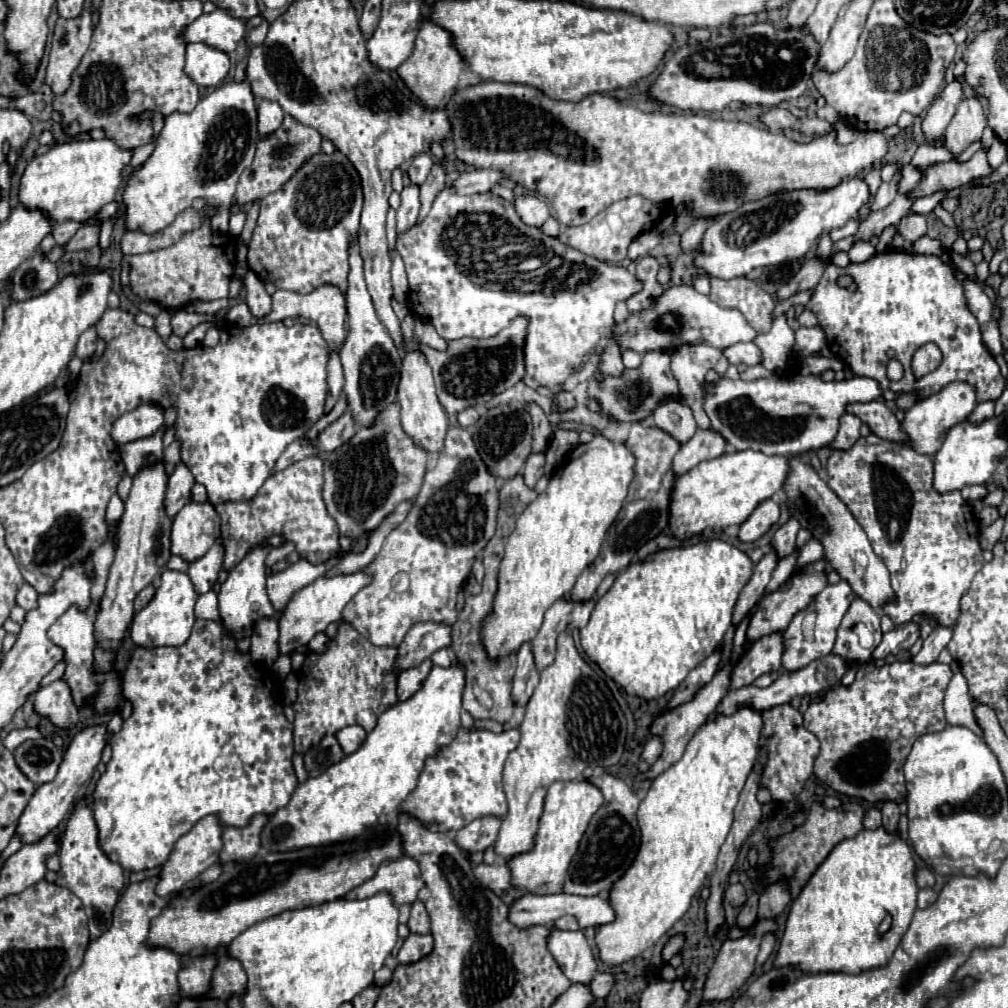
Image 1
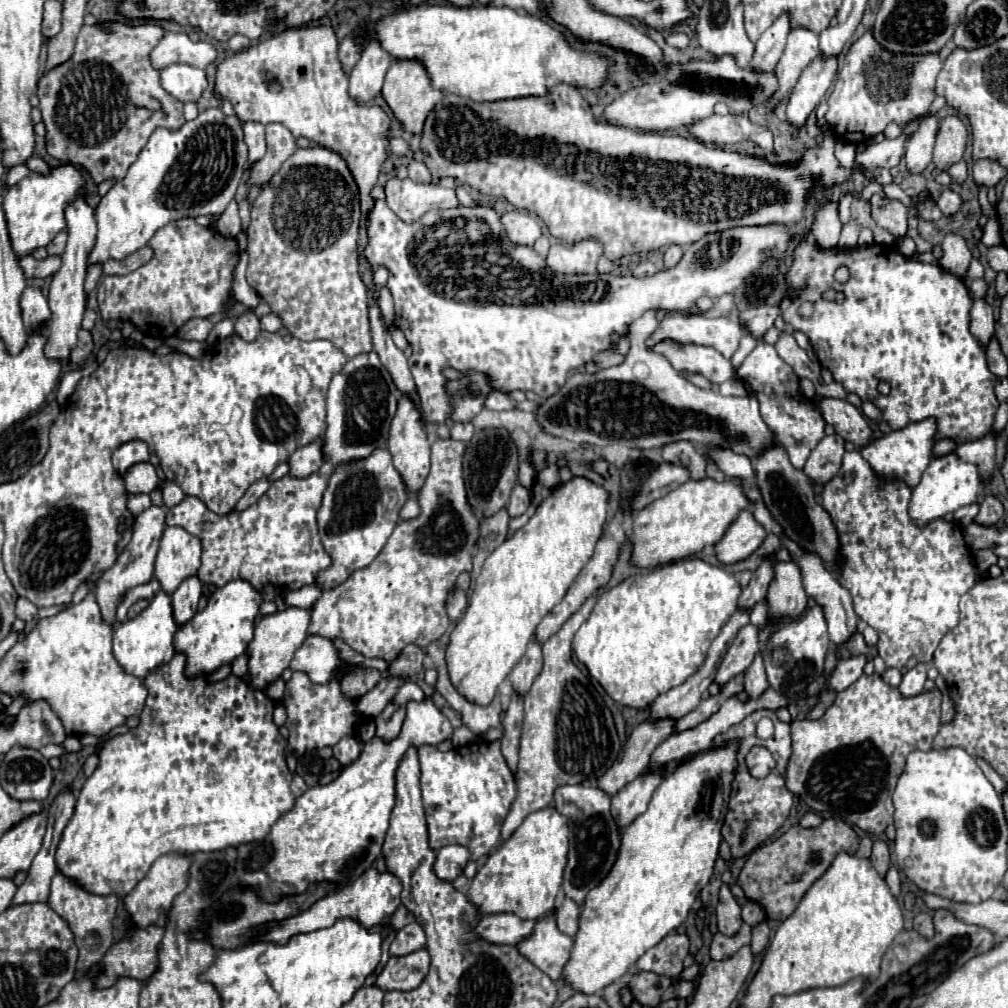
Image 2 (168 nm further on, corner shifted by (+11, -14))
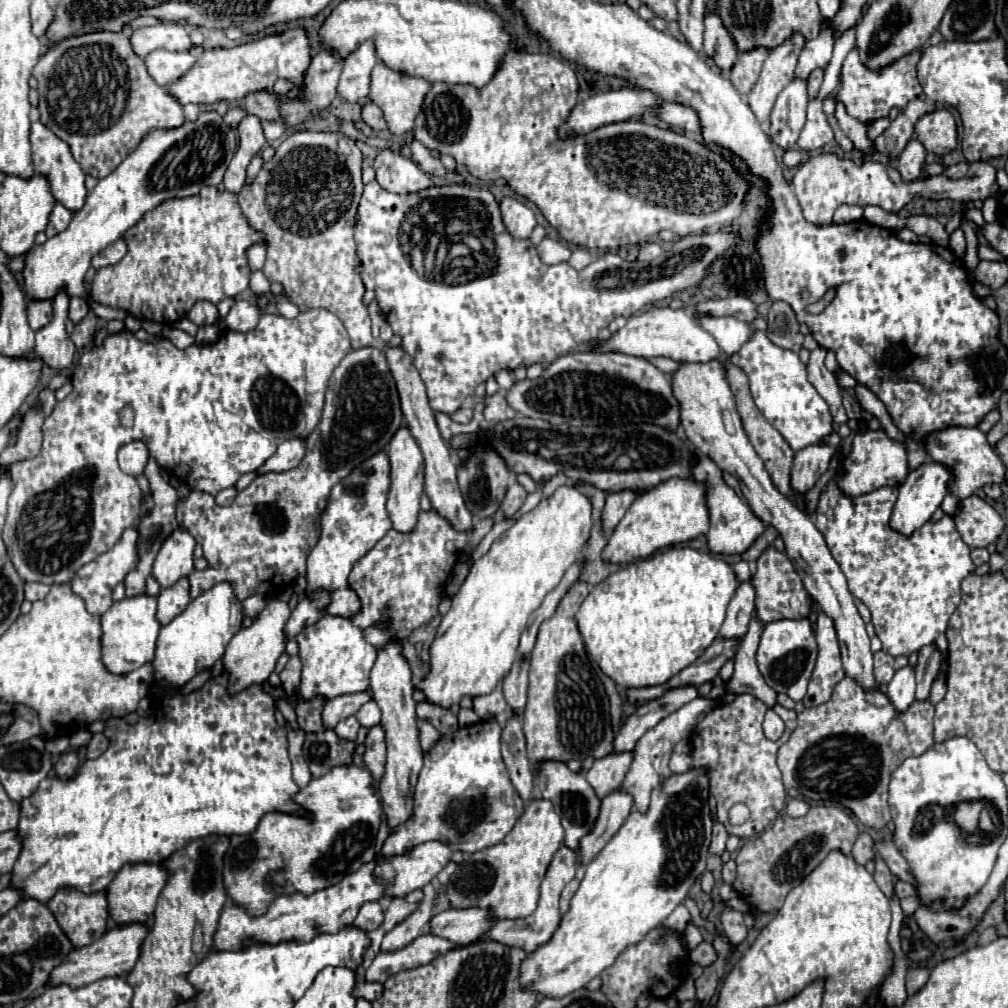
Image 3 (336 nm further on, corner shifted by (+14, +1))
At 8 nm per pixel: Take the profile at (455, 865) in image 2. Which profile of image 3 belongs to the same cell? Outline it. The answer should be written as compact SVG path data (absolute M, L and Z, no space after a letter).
M427 841L405 853L391 857L375 867L377 877L385 881L389 897L405 897L413 889L423 889L451 861L451 847L441 841Z

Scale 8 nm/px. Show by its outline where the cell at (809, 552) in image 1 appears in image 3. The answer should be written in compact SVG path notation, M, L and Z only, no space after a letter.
M775 547L765 549L761 557L757 559L757 571L753 575L753 585L757 591L757 599L755 599L757 617L763 623L777 621L777 619L801 619L809 615L809 593L805 591L801 577L795 571L789 557L777 551Z

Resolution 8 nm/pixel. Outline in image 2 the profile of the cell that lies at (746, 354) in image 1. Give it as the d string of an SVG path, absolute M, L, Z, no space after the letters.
M660 340L648 350L662 354L674 366L676 372L702 374L714 386L730 380L736 374L730 360L724 358L720 352L716 352L710 346L678 344L674 340Z

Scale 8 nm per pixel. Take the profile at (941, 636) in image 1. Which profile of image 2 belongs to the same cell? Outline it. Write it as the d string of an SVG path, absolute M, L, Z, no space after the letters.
M916 664L912 670L908 670L898 686L898 692L906 698L912 698L912 696L918 696L924 688L924 682L926 682L926 670L928 666L926 664Z

